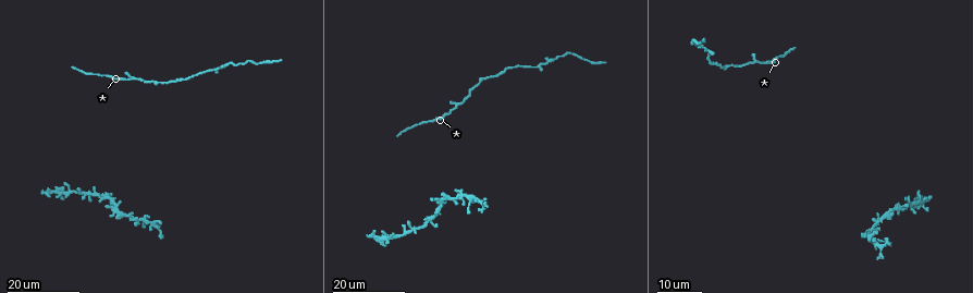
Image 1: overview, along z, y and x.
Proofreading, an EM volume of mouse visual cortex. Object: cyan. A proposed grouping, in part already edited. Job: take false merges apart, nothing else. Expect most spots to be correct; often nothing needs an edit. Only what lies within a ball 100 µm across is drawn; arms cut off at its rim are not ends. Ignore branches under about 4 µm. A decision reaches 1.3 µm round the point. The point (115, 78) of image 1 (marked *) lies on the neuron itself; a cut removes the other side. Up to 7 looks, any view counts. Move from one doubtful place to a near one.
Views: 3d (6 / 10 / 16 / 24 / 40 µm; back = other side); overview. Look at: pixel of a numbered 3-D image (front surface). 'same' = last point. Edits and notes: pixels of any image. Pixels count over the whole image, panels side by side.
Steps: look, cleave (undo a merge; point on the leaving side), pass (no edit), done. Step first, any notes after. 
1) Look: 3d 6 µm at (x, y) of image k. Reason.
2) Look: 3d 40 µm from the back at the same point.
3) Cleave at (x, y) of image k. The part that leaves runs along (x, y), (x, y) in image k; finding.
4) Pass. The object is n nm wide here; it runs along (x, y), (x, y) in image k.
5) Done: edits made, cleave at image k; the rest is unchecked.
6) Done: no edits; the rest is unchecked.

Look: 3d 16 µm at (429, 219) of image 1. Four or more arms meet.

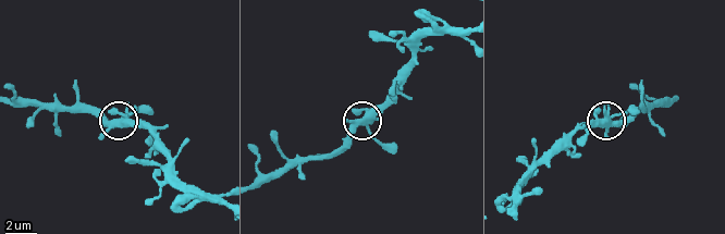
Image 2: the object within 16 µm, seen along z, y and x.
Look: 3d 10 µm at (608, 119) of image 2.

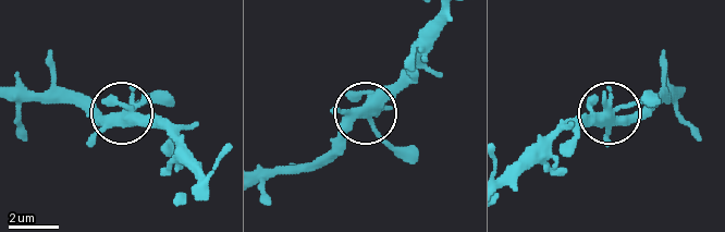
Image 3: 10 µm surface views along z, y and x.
Pass. One neuron here.

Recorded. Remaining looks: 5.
Look: 3d 16 µm at (882, 218) of image 1. Three-way junction.

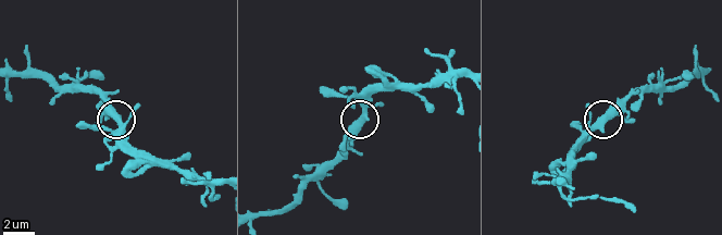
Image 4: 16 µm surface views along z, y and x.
Look: 3d 10 µm at (119, 123) of image 4. Closer look.

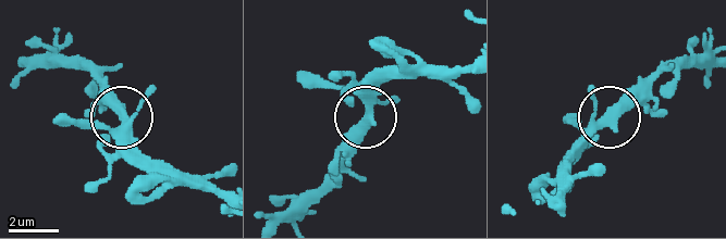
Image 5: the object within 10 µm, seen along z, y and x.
Pass. 3 arms meet here; one neuron here.

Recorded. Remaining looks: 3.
Look: 3d 16 µm at (549, 63) of image 1.

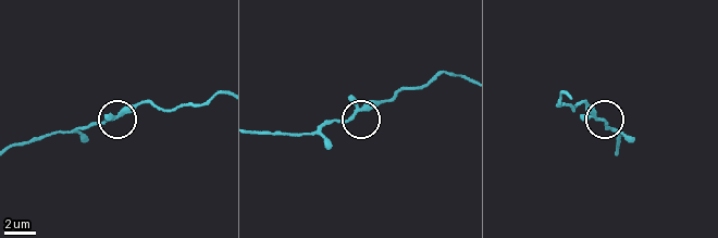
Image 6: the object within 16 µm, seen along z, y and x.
Look: 3d 10 µm at (599, 120) of image 6. Closer look.

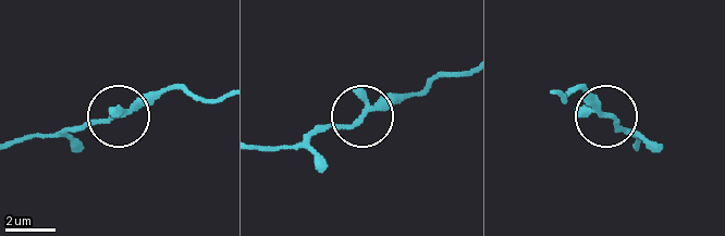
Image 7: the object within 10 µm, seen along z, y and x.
Pass. It runs along (20, 143), (113, 120), (168, 86) in image 7; all the same neuron.

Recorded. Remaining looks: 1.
Done: no edits; the rest is unchecked.

